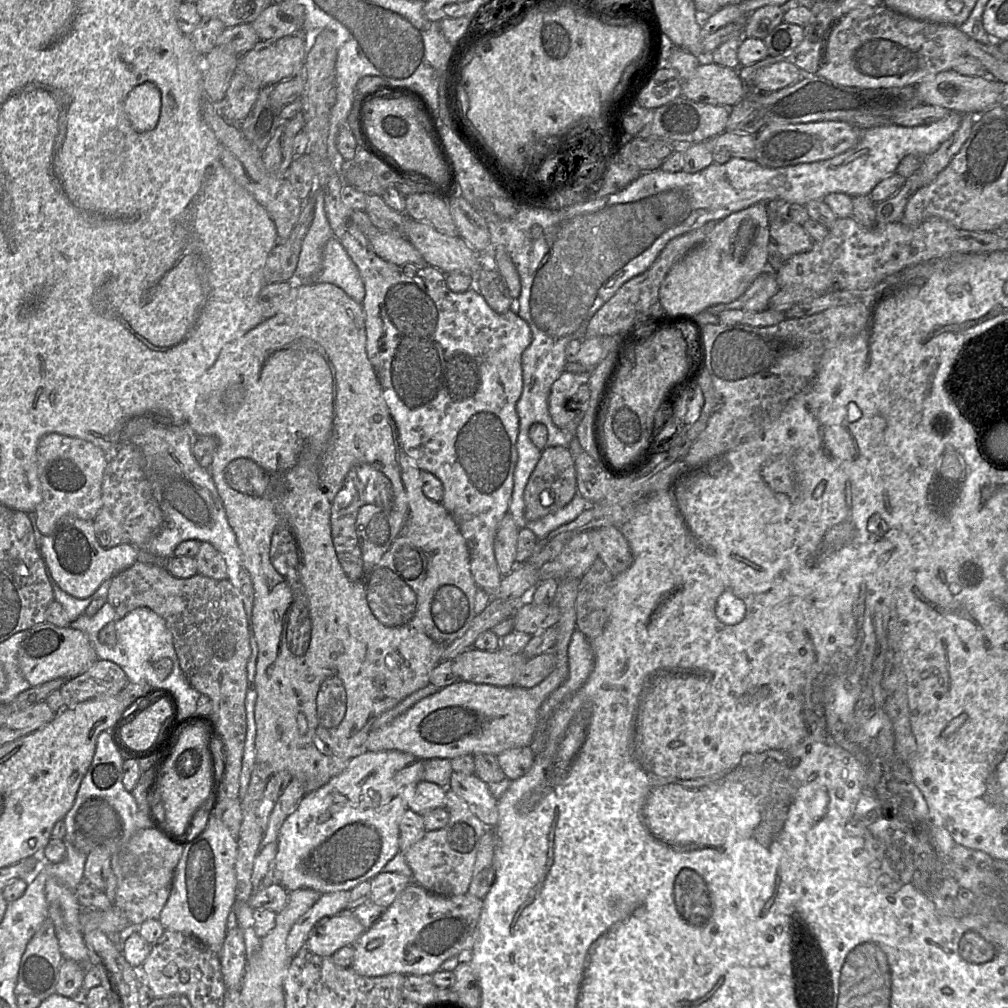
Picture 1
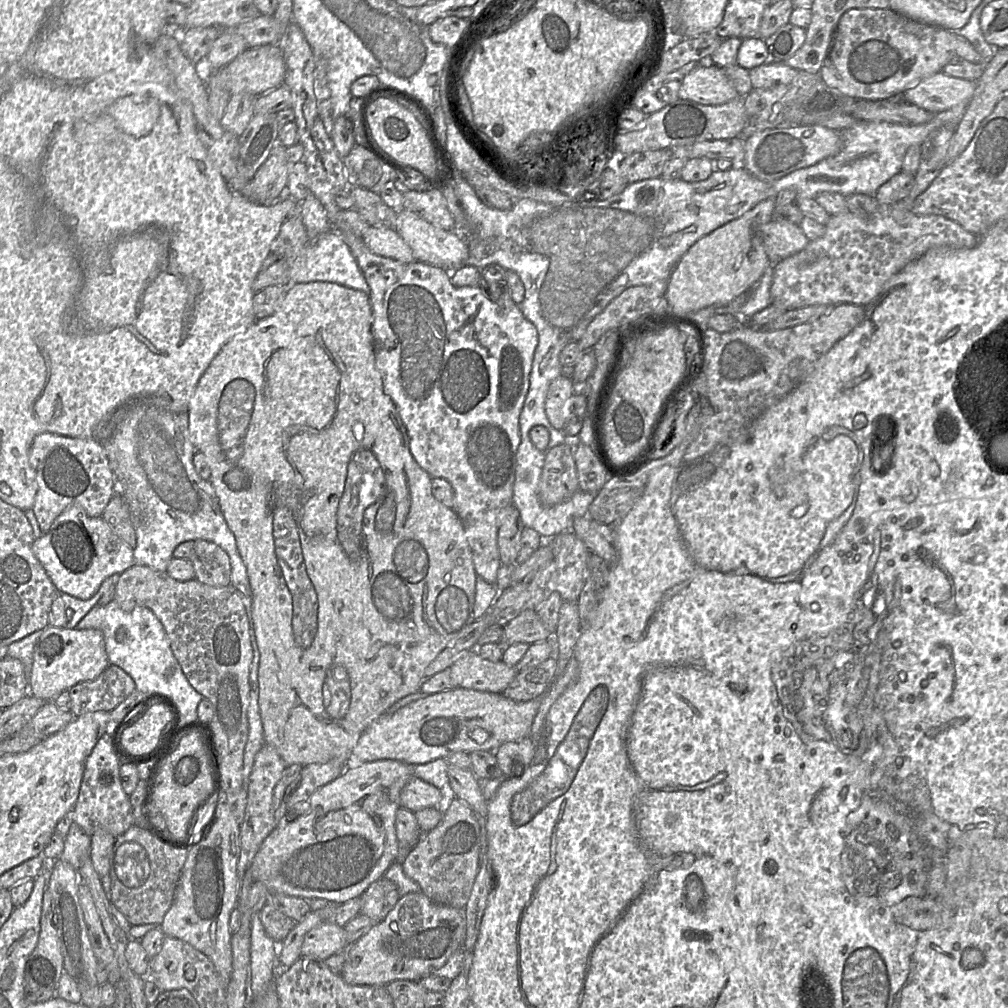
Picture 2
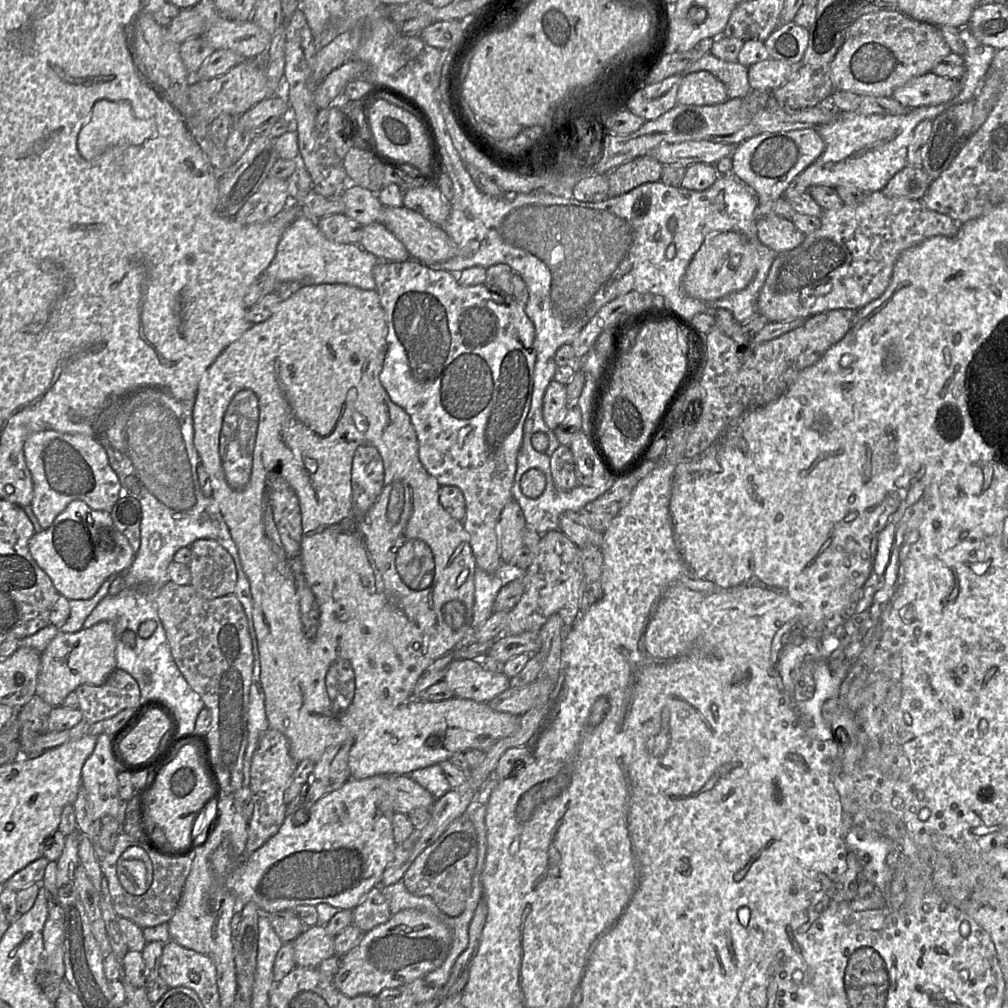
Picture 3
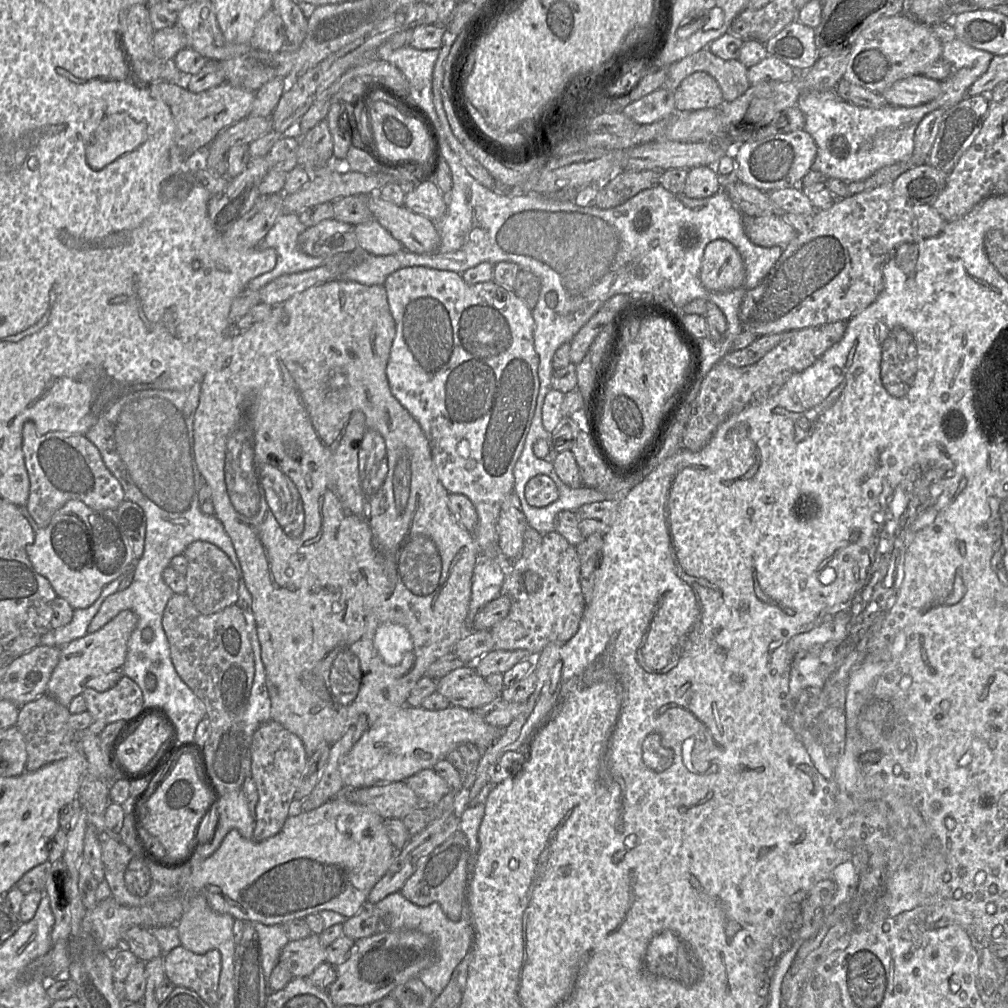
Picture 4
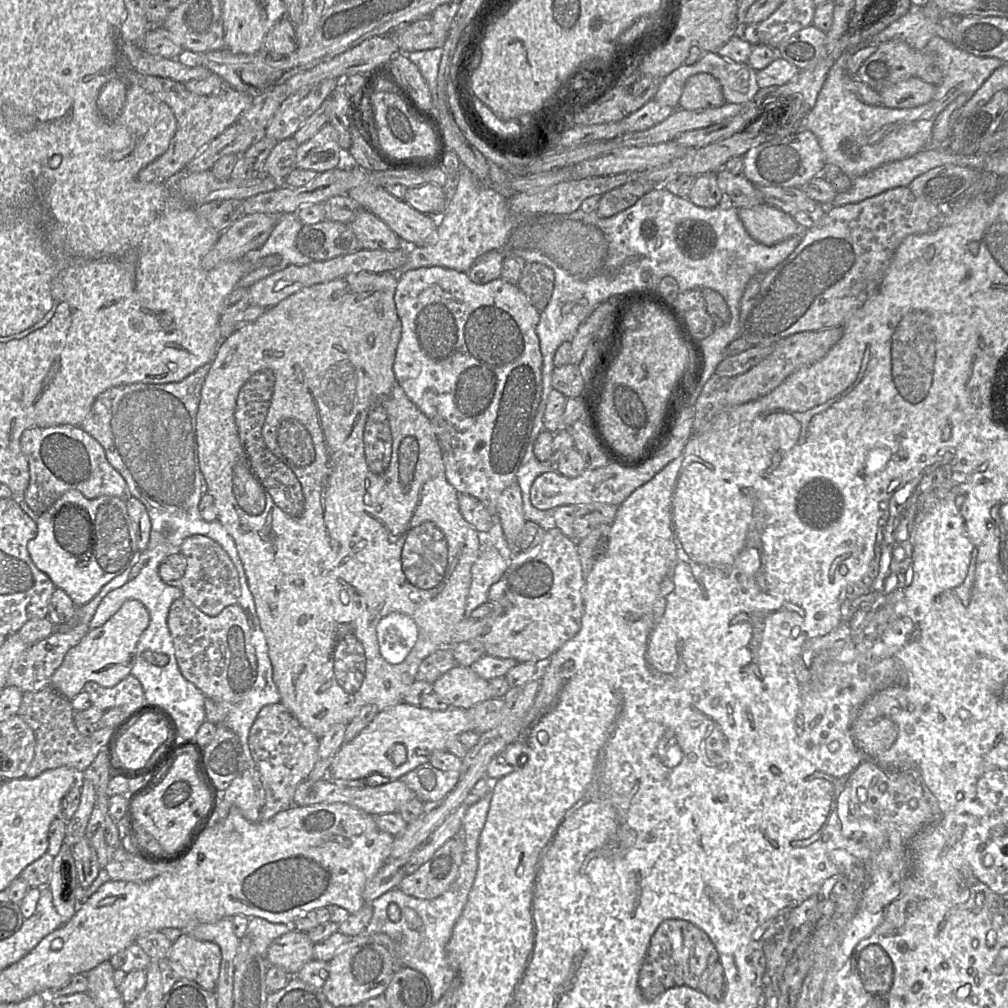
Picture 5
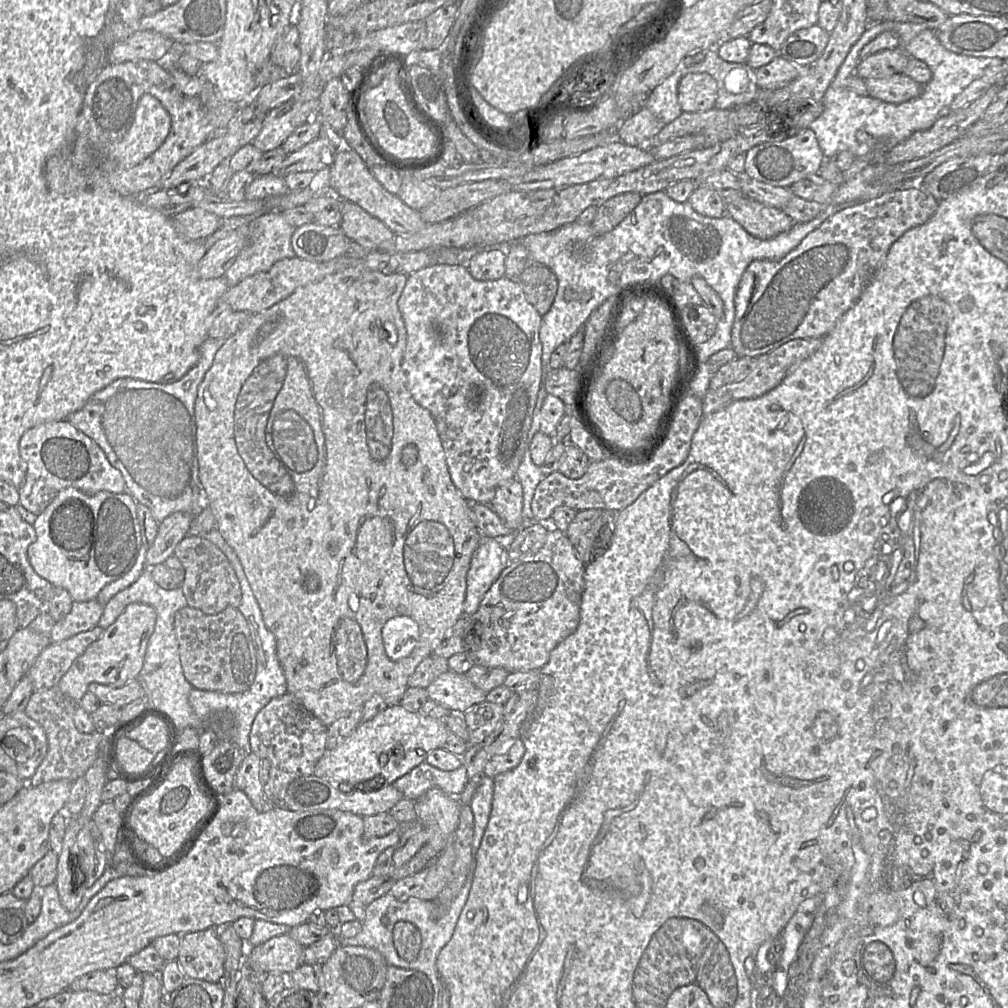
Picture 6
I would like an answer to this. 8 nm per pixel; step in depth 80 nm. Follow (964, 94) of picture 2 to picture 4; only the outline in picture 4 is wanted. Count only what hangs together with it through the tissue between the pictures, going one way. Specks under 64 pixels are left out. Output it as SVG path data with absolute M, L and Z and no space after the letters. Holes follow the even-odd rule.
M914 75L897 81L881 95L889 105L915 107L937 99L941 93L941 82L925 75Z

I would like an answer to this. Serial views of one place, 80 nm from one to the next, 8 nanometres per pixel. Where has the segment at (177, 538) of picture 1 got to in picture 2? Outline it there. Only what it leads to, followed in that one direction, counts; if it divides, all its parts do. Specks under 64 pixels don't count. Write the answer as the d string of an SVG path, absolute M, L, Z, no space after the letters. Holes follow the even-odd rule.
M139 398L134 399L131 402L127 403L125 406L123 406L119 410L119 422L116 425L116 428L114 430L113 435L109 440L103 444L103 447L105 448L105 452L108 457L108 461L110 463L110 468L115 476L115 486L114 486L114 492L117 494L124 494L124 497L127 500L137 500L140 504L140 514L141 514L141 522L140 524L135 527L136 528L136 538L137 538L137 544L134 548L134 563L139 565L145 565L149 566L155 570L165 572L167 570L167 567L169 565L170 560L173 558L173 552L175 548L184 541L195 541L198 539L208 540L212 541L215 544L219 545L229 556L230 559L230 565L231 565L231 585L239 591L239 595L241 595L241 598L243 593L245 595L248 595L247 592L252 595L249 578L246 571L246 566L244 562L241 559L241 556L238 552L237 545L236 545L236 539L234 534L229 529L227 522L223 516L223 513L220 508L218 497L215 493L215 490L213 488L212 483L209 480L202 479L196 472L195 467L193 465L193 456L196 452L195 447L190 439L190 433L189 433L189 416L188 412L182 412L182 413L173 413L168 411L162 406L156 405L152 402L147 402L149 398Z

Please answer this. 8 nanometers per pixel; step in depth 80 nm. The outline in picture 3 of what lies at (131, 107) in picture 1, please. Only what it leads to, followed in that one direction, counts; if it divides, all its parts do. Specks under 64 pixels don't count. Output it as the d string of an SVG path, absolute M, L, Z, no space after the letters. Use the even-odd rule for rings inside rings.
M100 100L94 104L89 121L80 130L78 148L81 155L89 161L99 157L113 146L140 143L150 137L154 131L154 118L136 117L128 102Z

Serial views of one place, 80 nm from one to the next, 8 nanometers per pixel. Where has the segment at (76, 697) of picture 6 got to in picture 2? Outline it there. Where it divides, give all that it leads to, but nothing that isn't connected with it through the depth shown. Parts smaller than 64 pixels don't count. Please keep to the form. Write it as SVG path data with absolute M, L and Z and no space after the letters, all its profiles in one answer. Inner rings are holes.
M48 625L40 632L34 646L28 693L45 702L80 682L96 679L110 665L101 630Z

